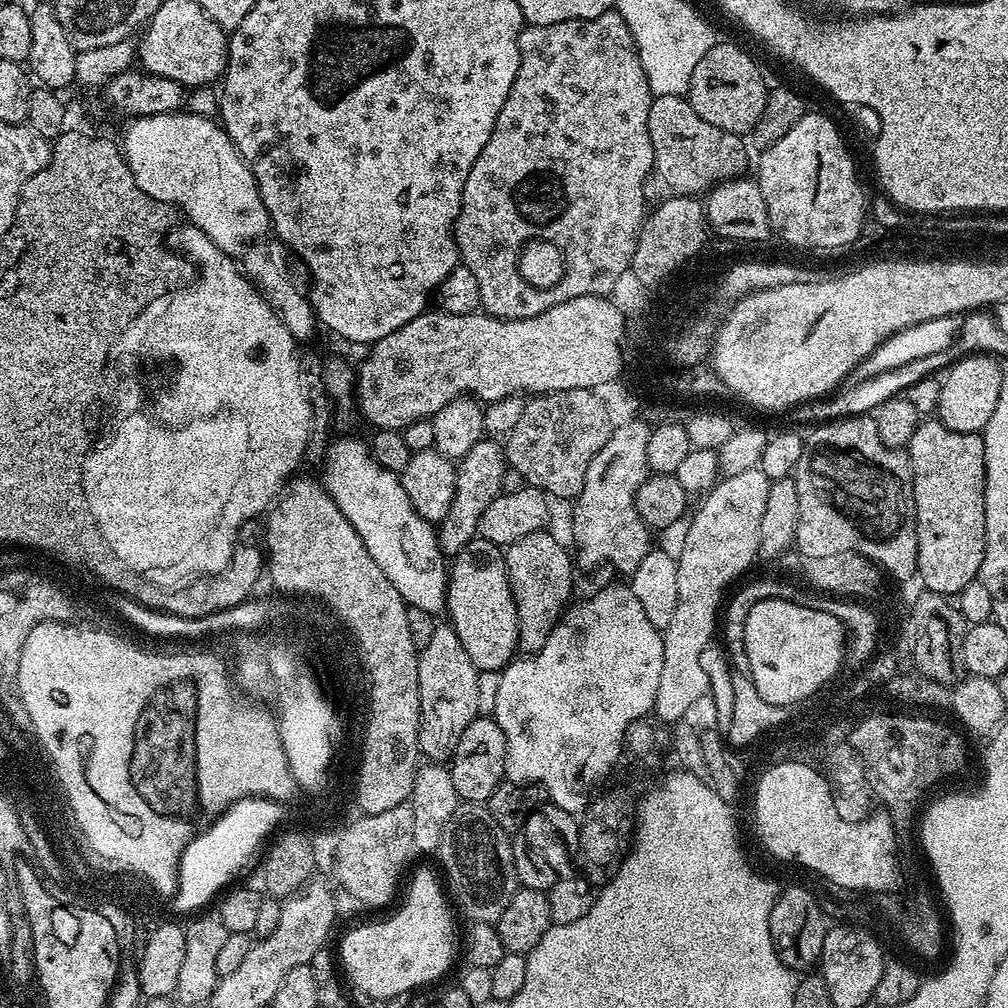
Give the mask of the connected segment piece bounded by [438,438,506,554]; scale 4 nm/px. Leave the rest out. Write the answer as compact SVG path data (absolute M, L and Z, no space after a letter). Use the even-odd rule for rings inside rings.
M482 438L474 446L470 446L468 453L459 460L456 464L456 489L454 490L454 502L450 506L446 518L439 521L438 524L438 539L441 552L445 554L458 553L472 540L477 539L478 518L482 518L482 514L486 511L486 506L490 506L490 502L494 502L494 498L500 495L505 469L506 461L504 459L504 449L492 438Z

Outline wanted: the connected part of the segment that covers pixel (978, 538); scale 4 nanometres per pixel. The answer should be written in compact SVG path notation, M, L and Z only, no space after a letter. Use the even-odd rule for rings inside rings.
M925 419L914 430L907 446L908 461L912 463L912 489L914 490L914 502L916 503L916 537L918 538L918 569L919 579L924 579L923 587L930 592L938 592L941 596L949 598L955 597L971 580L977 579L981 575L980 567L986 564L986 549L988 546L988 535L986 526L988 525L988 505L984 498L984 479L986 478L986 462L984 461L984 437L978 432L959 432L950 430L940 423L939 419Z

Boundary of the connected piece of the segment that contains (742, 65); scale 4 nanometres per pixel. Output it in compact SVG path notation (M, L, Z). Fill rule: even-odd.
M716 42L710 50L706 50L706 54L702 54L702 62L694 66L686 99L694 106L698 118L706 118L710 126L718 126L718 130L727 132L748 134L762 118L769 91L769 85L764 85L759 66L738 45Z

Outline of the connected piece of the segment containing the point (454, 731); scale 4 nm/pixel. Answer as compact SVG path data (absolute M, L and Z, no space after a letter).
M437 626L434 634L430 634L430 642L425 648L419 649L416 661L418 662L418 698L420 699L420 721L418 722L418 742L416 747L421 757L425 756L428 762L444 762L452 755L452 751L458 746L458 738L462 738L462 730L466 730L466 726L470 726L470 722L475 720L480 708L480 680L478 669L470 662L470 654L466 654L466 650L462 646L462 642L458 638L458 634L451 626Z

